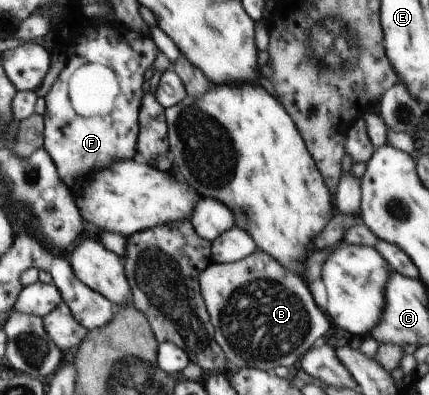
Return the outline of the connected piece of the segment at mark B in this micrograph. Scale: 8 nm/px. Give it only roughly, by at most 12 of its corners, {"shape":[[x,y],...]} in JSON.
{"shape":[[258,249],[199,283],[227,359],[293,369],[329,329]]}

